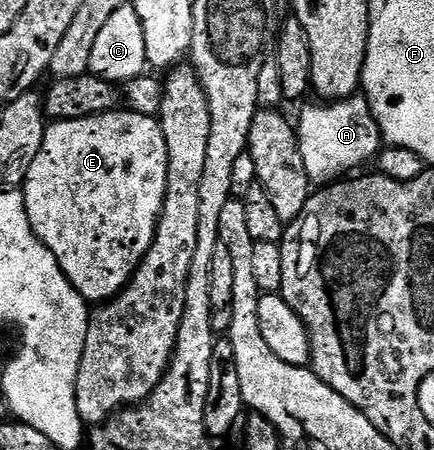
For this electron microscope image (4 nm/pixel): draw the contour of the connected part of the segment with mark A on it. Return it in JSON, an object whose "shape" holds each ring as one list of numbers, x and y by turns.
{"shape":[[355,96,318,105,322,106,304,107,298,122,296,118,298,147,311,183,333,184,351,172,361,171,365,162,373,163,384,143,365,97]]}

